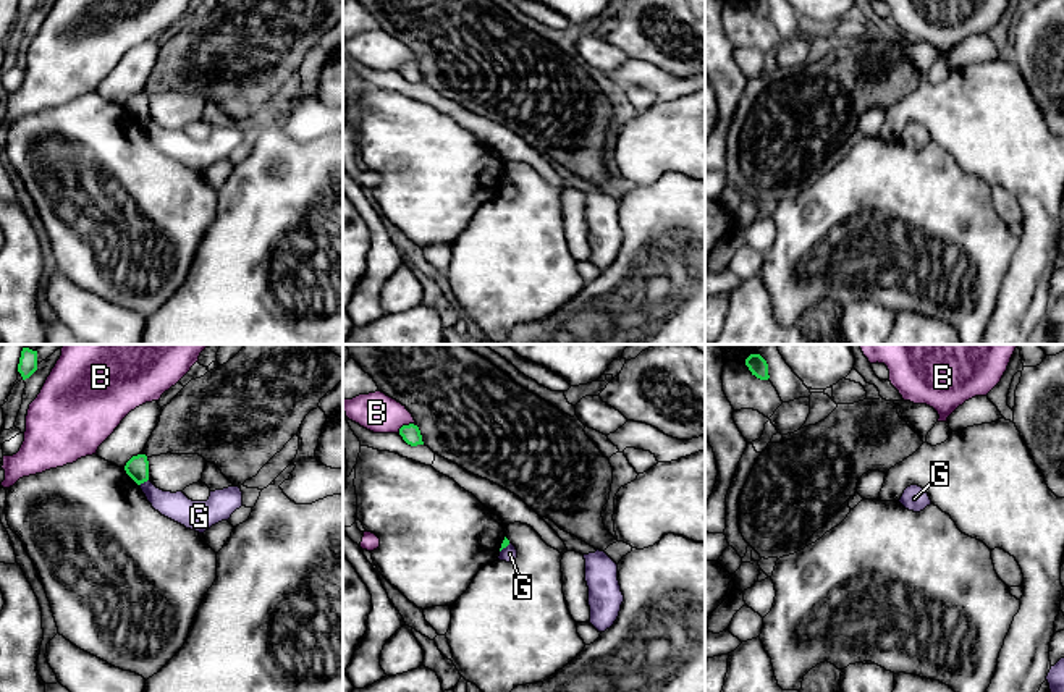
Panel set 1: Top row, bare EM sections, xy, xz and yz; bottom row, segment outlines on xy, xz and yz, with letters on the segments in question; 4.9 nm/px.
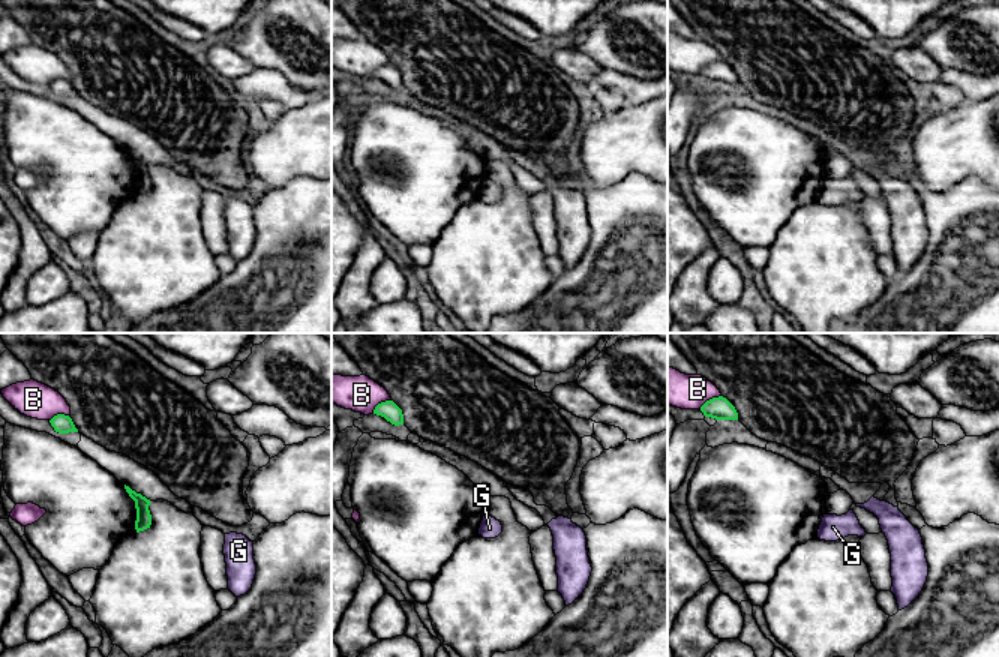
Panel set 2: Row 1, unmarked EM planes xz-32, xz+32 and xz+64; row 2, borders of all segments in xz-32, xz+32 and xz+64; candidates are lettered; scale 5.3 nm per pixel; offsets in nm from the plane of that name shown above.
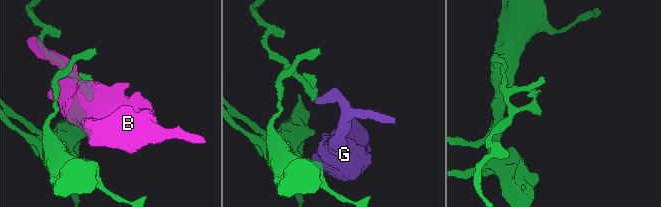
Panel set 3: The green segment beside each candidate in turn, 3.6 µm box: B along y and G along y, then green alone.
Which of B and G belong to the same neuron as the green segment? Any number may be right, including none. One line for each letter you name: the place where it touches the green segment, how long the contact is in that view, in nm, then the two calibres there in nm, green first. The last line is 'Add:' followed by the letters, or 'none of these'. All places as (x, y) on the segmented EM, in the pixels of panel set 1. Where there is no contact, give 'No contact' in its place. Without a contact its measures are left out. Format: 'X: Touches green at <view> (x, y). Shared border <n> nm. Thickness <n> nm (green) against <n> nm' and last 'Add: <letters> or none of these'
Add: none of these

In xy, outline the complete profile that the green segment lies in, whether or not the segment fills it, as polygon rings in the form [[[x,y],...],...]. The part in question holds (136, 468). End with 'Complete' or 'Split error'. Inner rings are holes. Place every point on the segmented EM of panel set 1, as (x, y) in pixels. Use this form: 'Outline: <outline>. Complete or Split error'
Outline: [[[146,454],[133,456],[126,466],[126,474],[137,483],[144,483],[149,480],[149,461]]]. Complete

